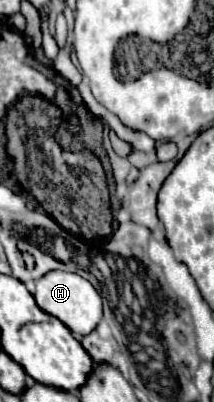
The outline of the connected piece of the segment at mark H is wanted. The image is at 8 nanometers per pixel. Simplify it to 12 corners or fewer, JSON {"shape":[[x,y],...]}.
{"shape":[[49,271],[33,297],[75,337],[103,317],[99,291],[77,273]]}

